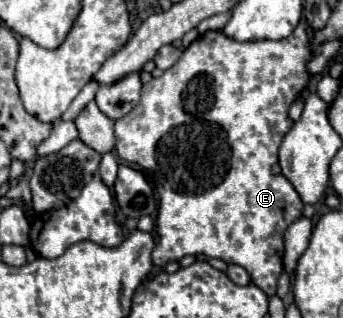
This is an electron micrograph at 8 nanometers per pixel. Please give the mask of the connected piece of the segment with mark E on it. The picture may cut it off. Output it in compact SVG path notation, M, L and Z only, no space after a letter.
M305 20L283 40L235 42L219 30L205 32L185 48L175 66L143 84L139 104L123 120L115 122L119 158L157 174L159 186L155 188L161 204L157 214L159 242L153 250L157 266L195 254L221 258L227 264L243 266L251 282L267 296L275 294L285 256L283 234L301 216L303 202L285 176L271 174L271 166L277 162L281 138L293 124L287 110L309 82L305 72L309 58L309 26Z

